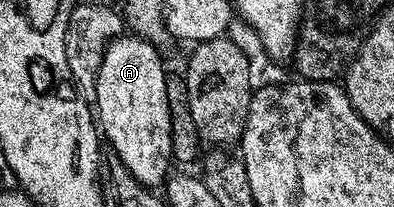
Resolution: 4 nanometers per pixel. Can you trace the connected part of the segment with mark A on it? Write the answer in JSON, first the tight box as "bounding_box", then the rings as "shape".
{"bounding_box":[96,34,172,189],"shape":[[[123,34],[106,47],[104,58],[96,78],[96,120],[100,125],[101,135],[109,147],[118,155],[120,162],[146,188],[157,189],[167,179],[172,165],[172,122],[168,114],[168,90],[166,77],[168,69],[162,65],[162,56],[151,41],[137,34]]]}

